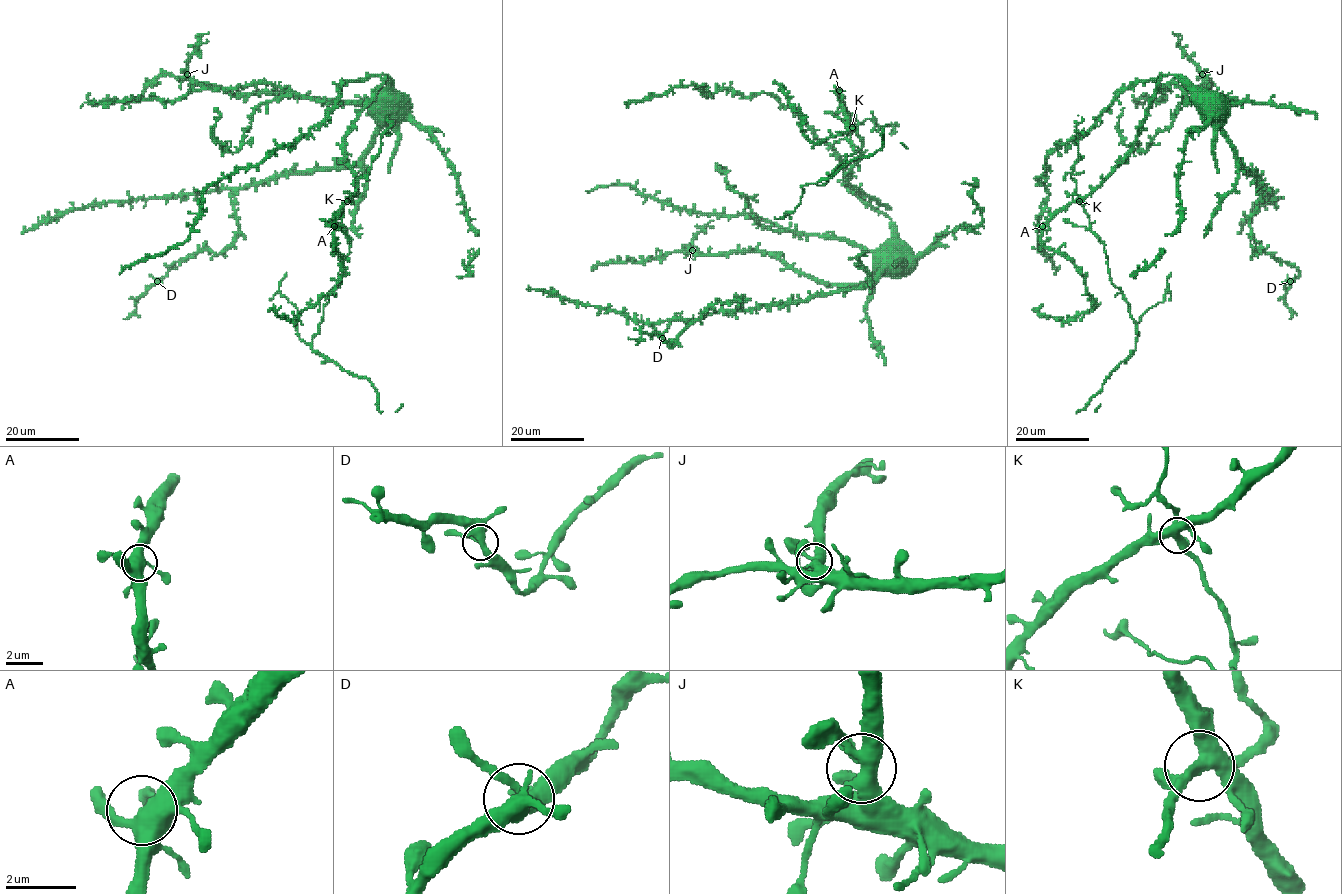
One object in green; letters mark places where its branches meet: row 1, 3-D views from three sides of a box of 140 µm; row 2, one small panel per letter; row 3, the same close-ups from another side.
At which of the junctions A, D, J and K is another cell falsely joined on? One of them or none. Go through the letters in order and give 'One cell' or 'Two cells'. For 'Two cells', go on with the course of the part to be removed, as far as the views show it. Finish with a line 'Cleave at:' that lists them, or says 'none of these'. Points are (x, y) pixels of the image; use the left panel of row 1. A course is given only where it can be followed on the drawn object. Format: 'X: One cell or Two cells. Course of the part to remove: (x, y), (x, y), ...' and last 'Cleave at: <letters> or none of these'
A: One cell
D: One cell
J: One cell
K: Two cells
Cleave at: K

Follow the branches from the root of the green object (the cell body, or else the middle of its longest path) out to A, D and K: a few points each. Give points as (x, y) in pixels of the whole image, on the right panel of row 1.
A: (1205, 97), (1177, 77), (1165, 75), (1160, 80), (1134, 144), (1121, 163), (1097, 188), (1060, 208), (1042, 226)
D: (1205, 97), (1201, 97), (1201, 108), (1261, 186), (1250, 222), (1253, 250), (1294, 266), (1300, 275), (1290, 281)
K: (1205, 97), (1177, 77), (1165, 75), (1160, 80), (1130, 150), (1097, 188), (1078, 201)

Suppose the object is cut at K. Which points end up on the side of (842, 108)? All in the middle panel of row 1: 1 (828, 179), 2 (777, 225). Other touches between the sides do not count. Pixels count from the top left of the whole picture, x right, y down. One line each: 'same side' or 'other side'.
1: other side
2: same side

